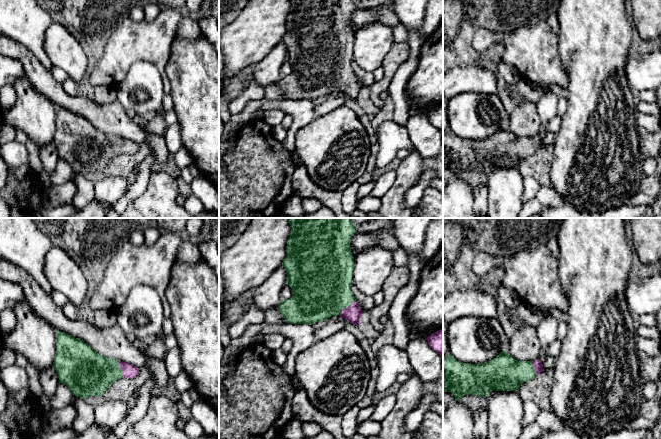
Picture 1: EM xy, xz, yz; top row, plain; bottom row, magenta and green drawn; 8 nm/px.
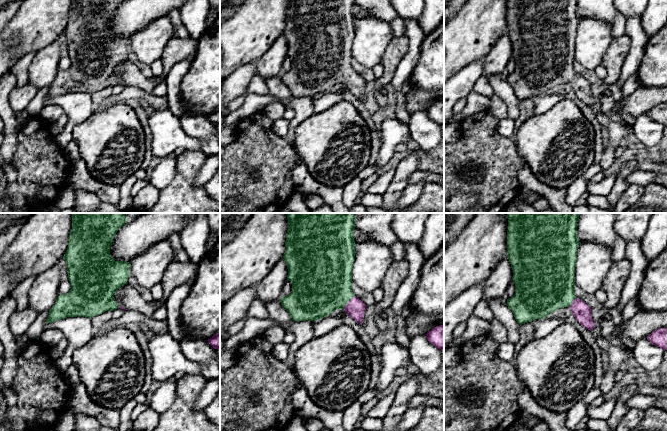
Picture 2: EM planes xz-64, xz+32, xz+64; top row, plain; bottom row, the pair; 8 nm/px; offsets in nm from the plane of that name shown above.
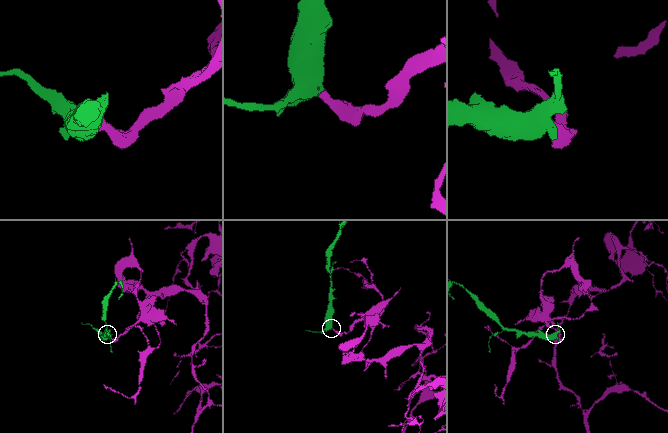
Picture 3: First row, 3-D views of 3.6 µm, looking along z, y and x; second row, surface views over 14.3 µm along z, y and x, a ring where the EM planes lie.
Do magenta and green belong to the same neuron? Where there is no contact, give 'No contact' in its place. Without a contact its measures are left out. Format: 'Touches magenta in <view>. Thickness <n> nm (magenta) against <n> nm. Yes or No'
Touches magenta in xz. Thickness 140 nm (magenta) against 480 nm. Yes

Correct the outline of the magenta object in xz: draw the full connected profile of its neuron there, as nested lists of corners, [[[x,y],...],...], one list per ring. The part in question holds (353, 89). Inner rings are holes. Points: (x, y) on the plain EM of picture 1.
[[[290,0],[290,4],[286,22],[287,31],[282,42],[286,45],[287,61],[292,65],[292,72],[281,77],[278,83],[281,91],[290,100],[313,101],[316,98],[327,97],[334,91],[339,91],[341,94],[359,101],[363,87],[351,67],[354,33],[350,18],[356,9],[354,0]]]

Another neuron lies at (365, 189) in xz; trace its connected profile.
[[[373,179],[372,181],[366,183],[366,184],[361,184],[360,188],[359,188],[359,192],[358,192],[358,198],[361,199],[365,196],[370,195],[372,189],[375,186],[375,182],[376,182],[376,180]]]

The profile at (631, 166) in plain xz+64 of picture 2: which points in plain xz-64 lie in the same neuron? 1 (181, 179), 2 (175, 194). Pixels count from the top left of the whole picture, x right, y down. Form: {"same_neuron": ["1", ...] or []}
{"same_neuron": ["1", "2"]}

